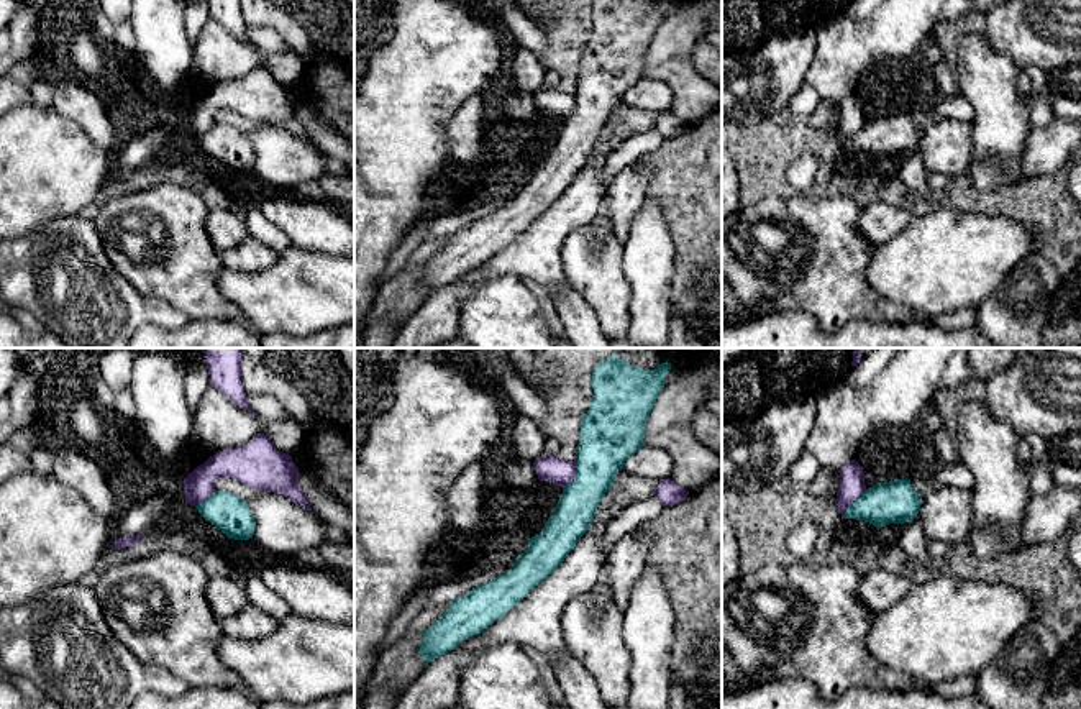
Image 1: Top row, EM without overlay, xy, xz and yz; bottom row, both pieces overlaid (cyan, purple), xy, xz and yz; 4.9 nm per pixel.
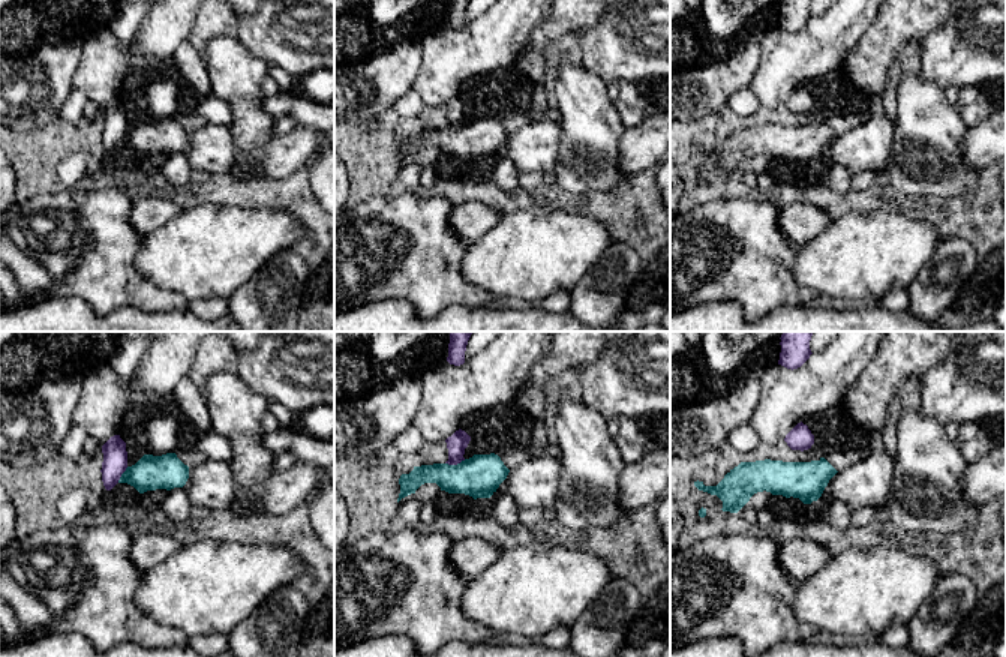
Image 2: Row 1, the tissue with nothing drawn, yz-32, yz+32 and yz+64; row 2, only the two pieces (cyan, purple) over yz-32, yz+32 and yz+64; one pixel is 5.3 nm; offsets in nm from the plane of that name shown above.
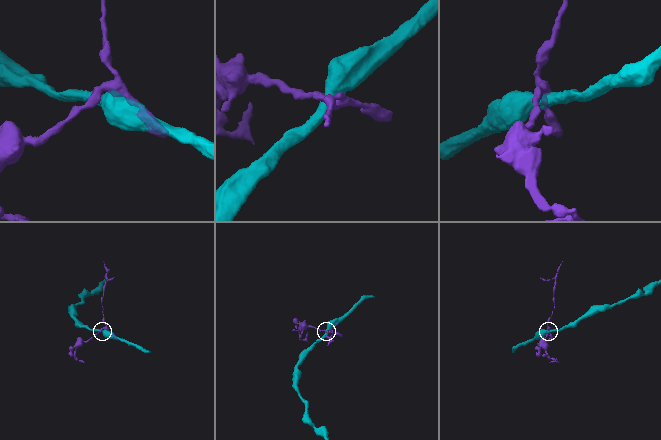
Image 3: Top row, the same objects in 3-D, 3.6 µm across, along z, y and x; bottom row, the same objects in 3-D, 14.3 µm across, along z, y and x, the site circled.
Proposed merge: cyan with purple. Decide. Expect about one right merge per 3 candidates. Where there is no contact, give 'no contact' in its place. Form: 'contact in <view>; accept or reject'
contact in yz; reject

